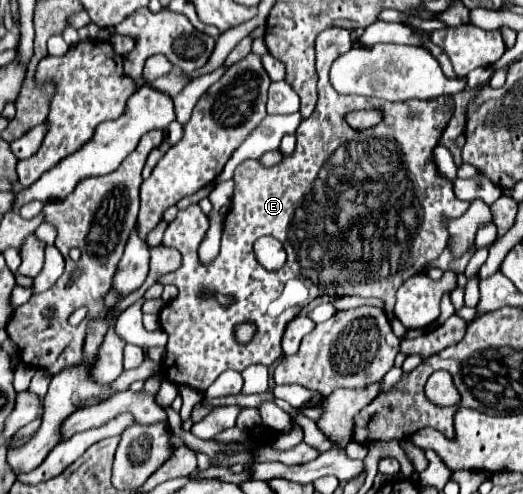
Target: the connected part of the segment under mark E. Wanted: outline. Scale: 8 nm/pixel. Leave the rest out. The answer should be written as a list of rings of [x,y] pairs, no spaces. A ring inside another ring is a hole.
[[[329,28],[317,36],[315,50],[319,74],[319,102],[311,118],[303,120],[295,132],[295,154],[291,158],[283,158],[281,164],[271,168],[261,166],[257,160],[245,160],[235,168],[235,194],[231,200],[231,210],[225,216],[221,252],[209,266],[203,266],[197,258],[197,246],[209,228],[209,218],[203,214],[199,204],[191,204],[189,208],[181,210],[165,230],[163,244],[177,248],[183,256],[181,268],[171,274],[165,274],[159,280],[161,284],[175,284],[179,288],[177,298],[167,302],[159,314],[161,328],[169,334],[167,352],[161,362],[161,372],[167,372],[163,374],[163,378],[167,378],[169,382],[205,392],[215,382],[215,378],[229,368],[245,370],[255,362],[273,362],[281,354],[281,338],[287,322],[293,320],[301,308],[293,306],[271,318],[267,316],[267,306],[281,296],[285,282],[291,278],[299,278],[305,282],[305,286],[309,288],[309,300],[323,294],[375,296],[385,302],[387,312],[393,316],[395,290],[401,286],[401,282],[405,282],[405,278],[419,274],[423,266],[427,266],[443,252],[449,240],[449,230],[445,222],[463,216],[469,208],[469,202],[461,202],[455,198],[453,184],[437,174],[431,156],[431,150],[435,148],[453,112],[451,98],[439,96],[433,100],[379,104],[379,100],[367,96],[343,96],[335,92],[335,88],[331,88],[329,84],[329,68],[333,60],[345,54],[351,46],[353,36],[349,30],[343,28]],[[353,110],[381,110],[383,120],[373,128],[353,130],[345,120],[345,116]],[[337,152],[345,152],[345,158],[339,160],[337,156],[337,160],[333,160]],[[341,212],[359,212],[359,220],[355,224],[341,222]],[[261,236],[273,236],[283,244],[287,252],[287,262],[283,268],[269,272],[257,262],[253,254],[253,244]],[[209,292],[233,294],[237,302],[225,310],[219,306],[213,294],[209,296]],[[245,320],[257,324],[257,334],[251,344],[239,346],[233,338],[233,326]]]

